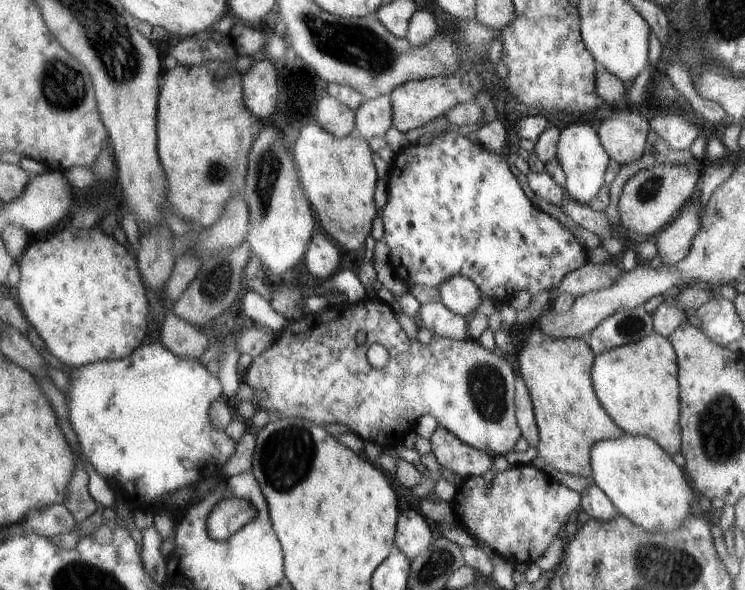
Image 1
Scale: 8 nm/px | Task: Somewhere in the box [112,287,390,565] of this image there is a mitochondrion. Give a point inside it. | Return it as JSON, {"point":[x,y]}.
{"point":[287,456]}

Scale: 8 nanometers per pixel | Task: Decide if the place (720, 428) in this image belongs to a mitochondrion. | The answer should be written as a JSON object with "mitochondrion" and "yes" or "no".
{"mitochondrion":"yes"}

